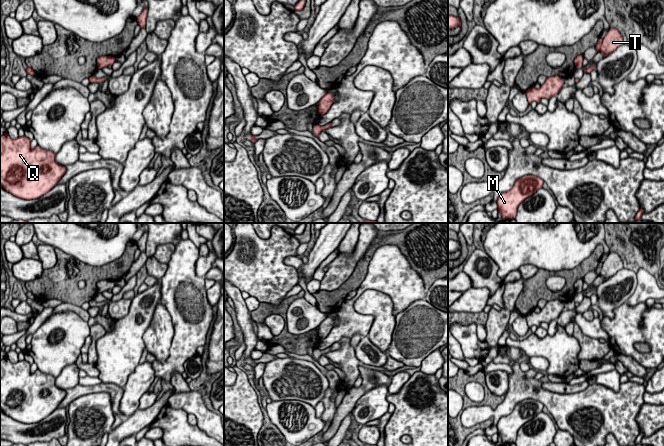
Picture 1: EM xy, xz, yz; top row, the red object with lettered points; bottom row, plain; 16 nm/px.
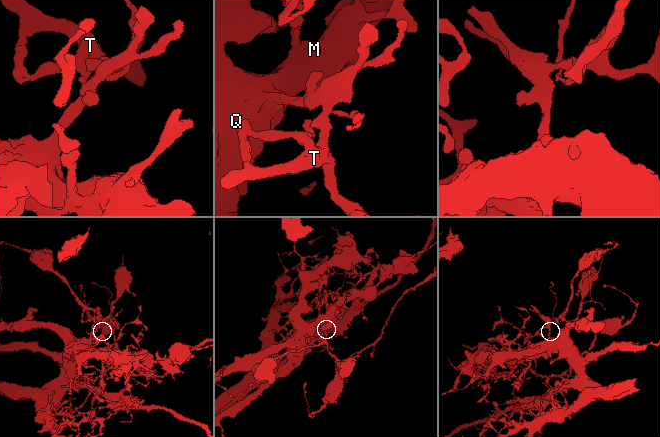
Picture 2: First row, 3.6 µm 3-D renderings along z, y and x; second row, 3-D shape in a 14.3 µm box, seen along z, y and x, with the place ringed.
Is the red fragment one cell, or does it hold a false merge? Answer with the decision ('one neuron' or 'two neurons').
two neurons

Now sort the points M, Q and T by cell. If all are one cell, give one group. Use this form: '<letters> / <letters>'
M Q / T

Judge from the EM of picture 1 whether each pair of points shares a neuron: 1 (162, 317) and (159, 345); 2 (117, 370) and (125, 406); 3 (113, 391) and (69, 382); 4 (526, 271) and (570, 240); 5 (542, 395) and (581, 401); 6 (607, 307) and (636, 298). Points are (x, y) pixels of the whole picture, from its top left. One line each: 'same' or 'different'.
1: same
2: different
3: different
4: different
5: same
6: different

